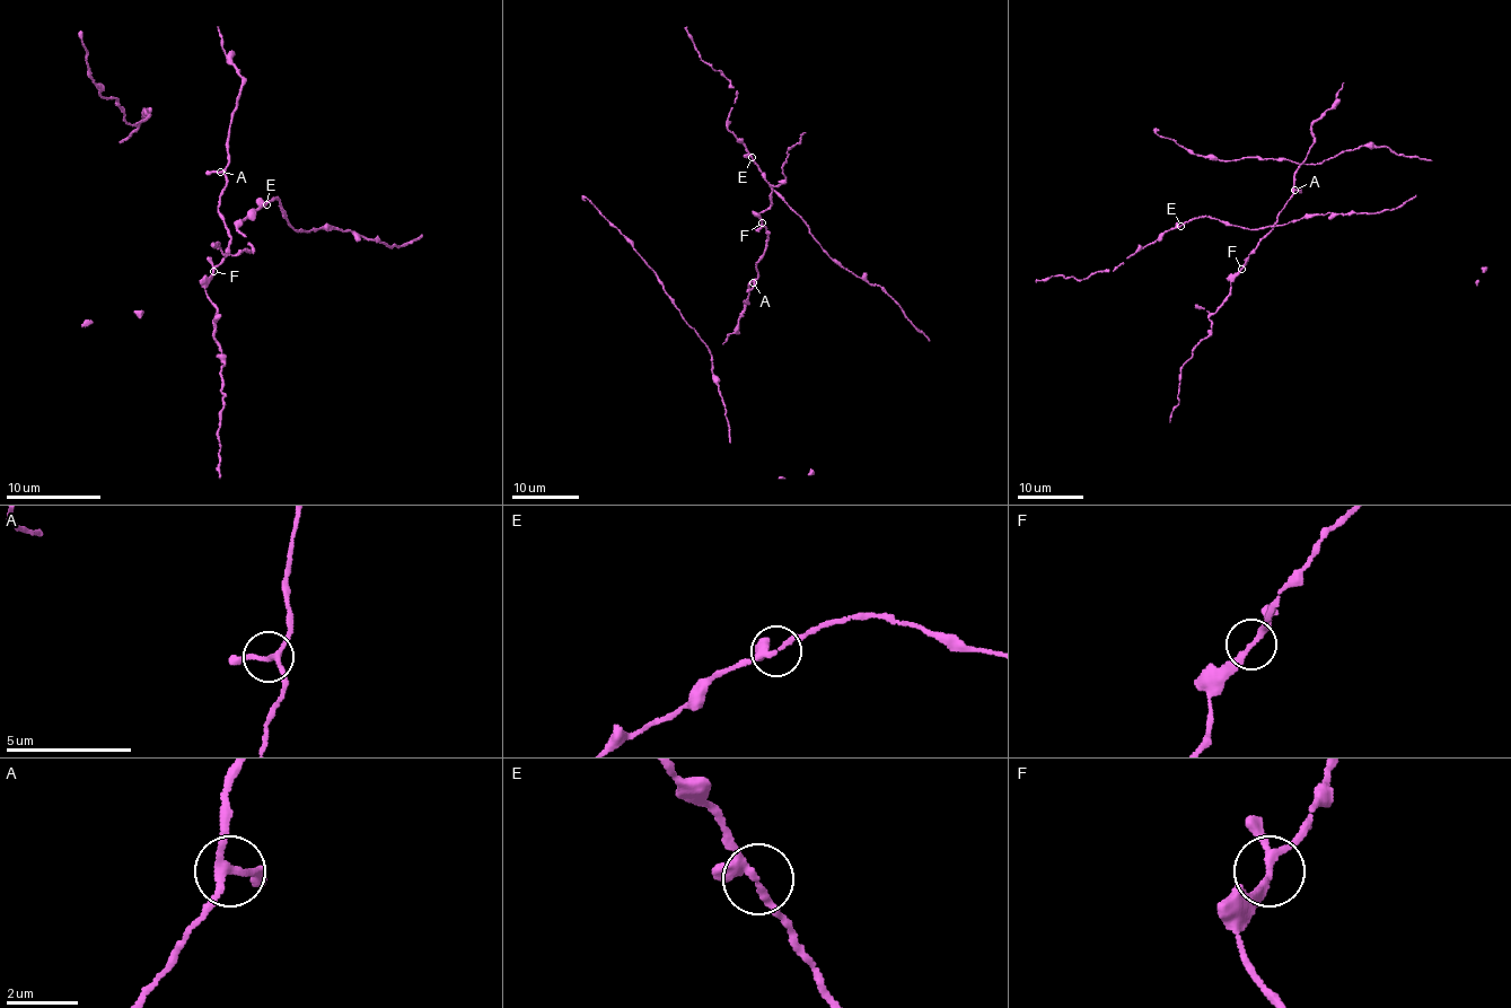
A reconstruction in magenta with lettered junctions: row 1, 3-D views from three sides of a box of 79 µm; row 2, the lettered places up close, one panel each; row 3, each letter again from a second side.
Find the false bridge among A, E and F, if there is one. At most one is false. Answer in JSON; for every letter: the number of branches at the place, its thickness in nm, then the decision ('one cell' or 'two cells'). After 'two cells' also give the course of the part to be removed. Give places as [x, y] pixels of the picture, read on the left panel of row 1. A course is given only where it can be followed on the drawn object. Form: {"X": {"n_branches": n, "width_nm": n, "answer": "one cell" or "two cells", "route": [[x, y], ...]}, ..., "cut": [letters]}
{"A": {"n_branches": 3, "width_nm": 190, "answer": "one cell"}, "E": {"n_branches": 3, "width_nm": 220, "answer": "one cell"}, "F": {"n_branches": 3, "width_nm": 170, "answer": "one cell"}, "cut": []}

